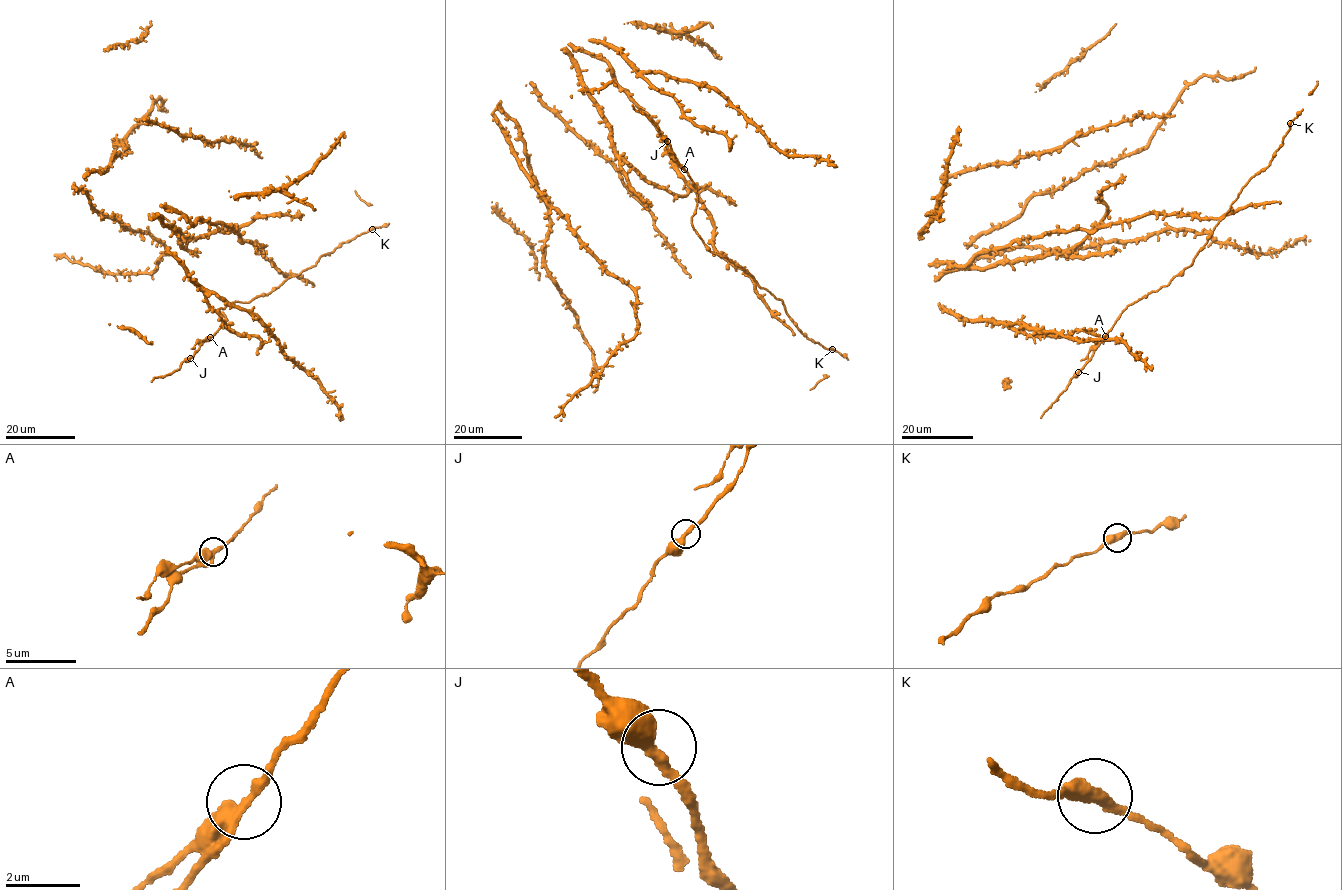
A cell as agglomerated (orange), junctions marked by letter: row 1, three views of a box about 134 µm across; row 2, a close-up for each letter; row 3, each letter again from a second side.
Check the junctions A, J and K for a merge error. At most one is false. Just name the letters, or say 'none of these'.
A

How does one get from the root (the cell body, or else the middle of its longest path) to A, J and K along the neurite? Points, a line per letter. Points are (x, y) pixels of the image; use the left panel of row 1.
A: (205, 220), (263, 246), (257, 251), (287, 279), (266, 294), (219, 309), (226, 321), (209, 337)
J: (205, 220), (263, 246), (257, 251), (287, 279), (266, 294), (219, 309), (226, 321), (190, 358)
K: (205, 220), (232, 227), (241, 240), (263, 246), (257, 251), (287, 279), (372, 228)

